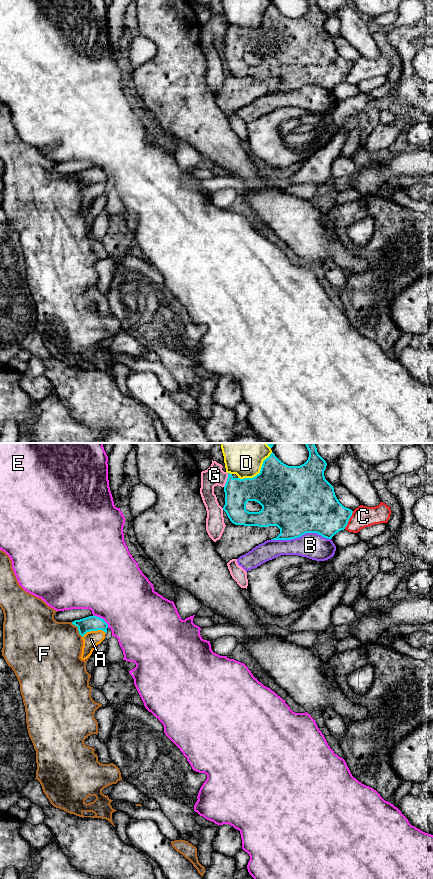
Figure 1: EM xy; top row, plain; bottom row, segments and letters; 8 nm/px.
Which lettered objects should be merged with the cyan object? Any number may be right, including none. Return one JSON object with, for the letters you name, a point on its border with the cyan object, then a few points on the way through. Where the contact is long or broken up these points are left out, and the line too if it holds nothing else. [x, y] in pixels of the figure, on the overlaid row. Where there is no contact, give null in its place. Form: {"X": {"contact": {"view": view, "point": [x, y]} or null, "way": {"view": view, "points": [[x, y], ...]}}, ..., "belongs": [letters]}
{"A": {"contact": {"view": "xy", "point": [93, 630]}, "way": {"view": "xy", "points": [[92, 623], [93, 630], [91, 639]]}}, "belongs": ["A"]}

